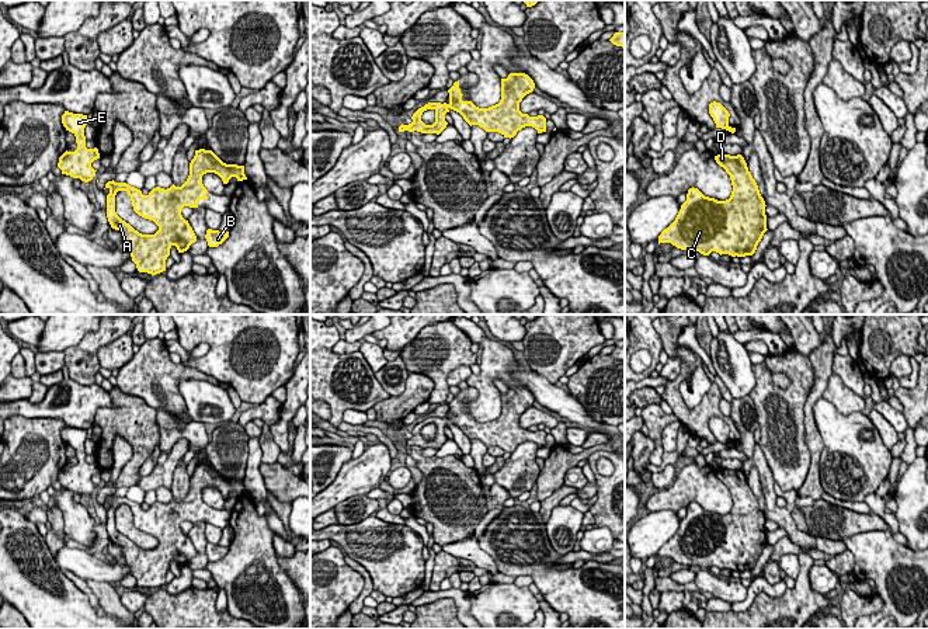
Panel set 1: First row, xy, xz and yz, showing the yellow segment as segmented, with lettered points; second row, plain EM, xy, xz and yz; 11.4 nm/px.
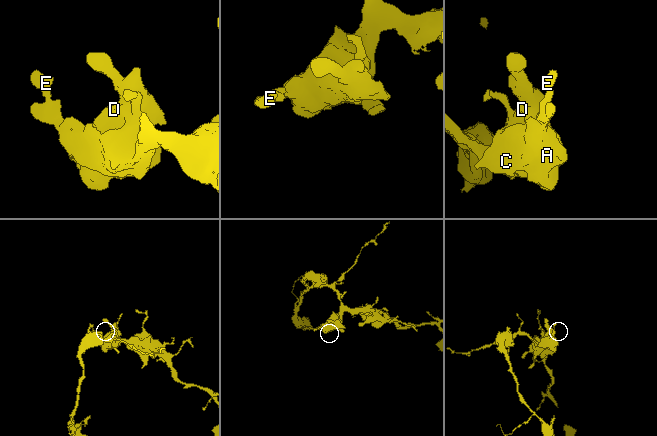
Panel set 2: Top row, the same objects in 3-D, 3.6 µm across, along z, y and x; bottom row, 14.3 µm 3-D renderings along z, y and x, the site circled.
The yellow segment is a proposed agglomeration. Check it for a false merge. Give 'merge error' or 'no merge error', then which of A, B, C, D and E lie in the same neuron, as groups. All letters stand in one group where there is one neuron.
no merge error | A B C D E

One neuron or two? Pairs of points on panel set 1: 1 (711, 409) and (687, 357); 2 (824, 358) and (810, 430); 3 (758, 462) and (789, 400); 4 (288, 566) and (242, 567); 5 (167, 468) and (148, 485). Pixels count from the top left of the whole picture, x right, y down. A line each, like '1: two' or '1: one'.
1: one
2: one
3: two
4: two
5: one

